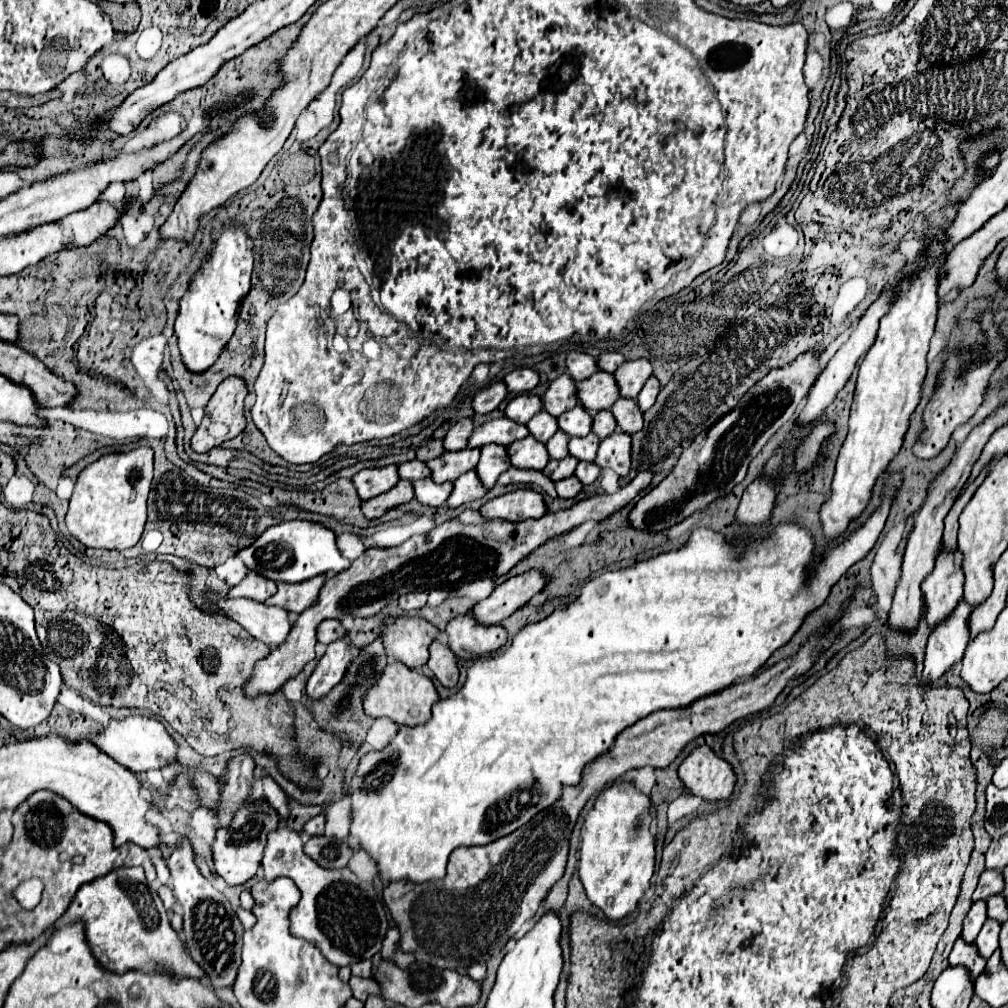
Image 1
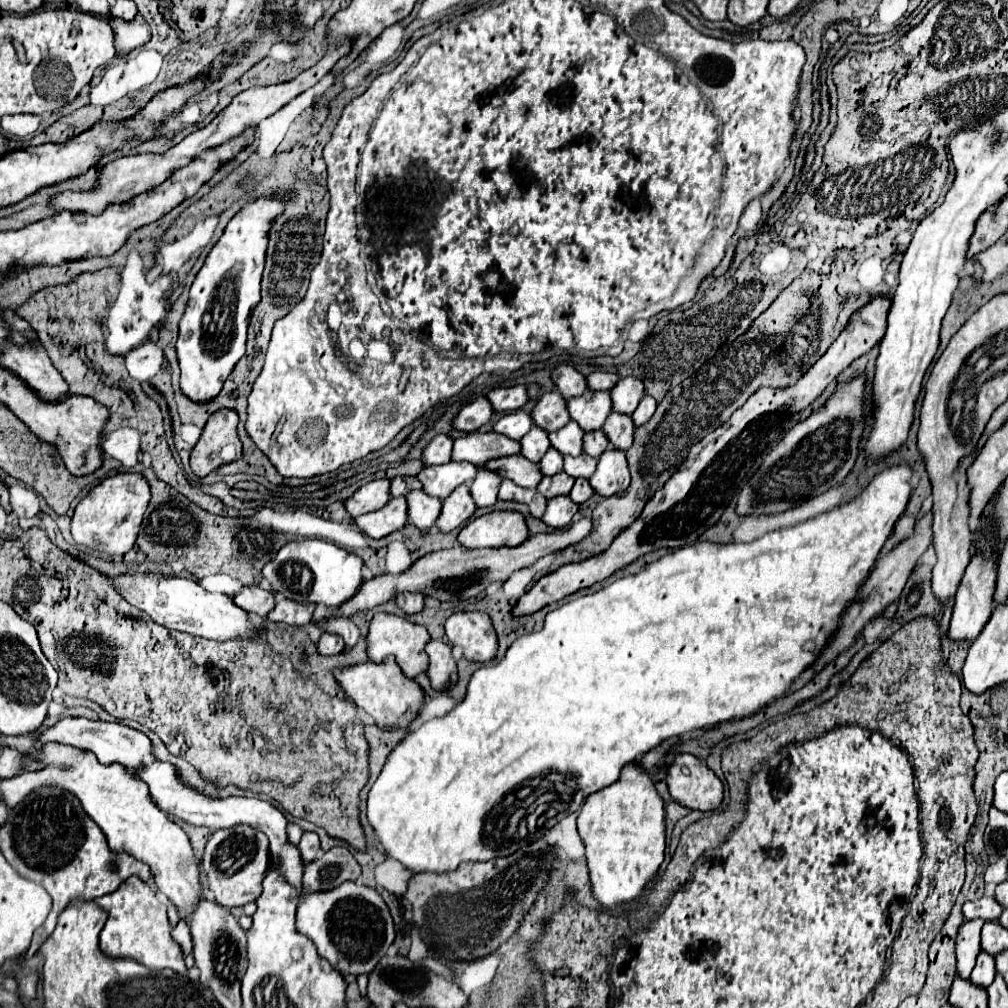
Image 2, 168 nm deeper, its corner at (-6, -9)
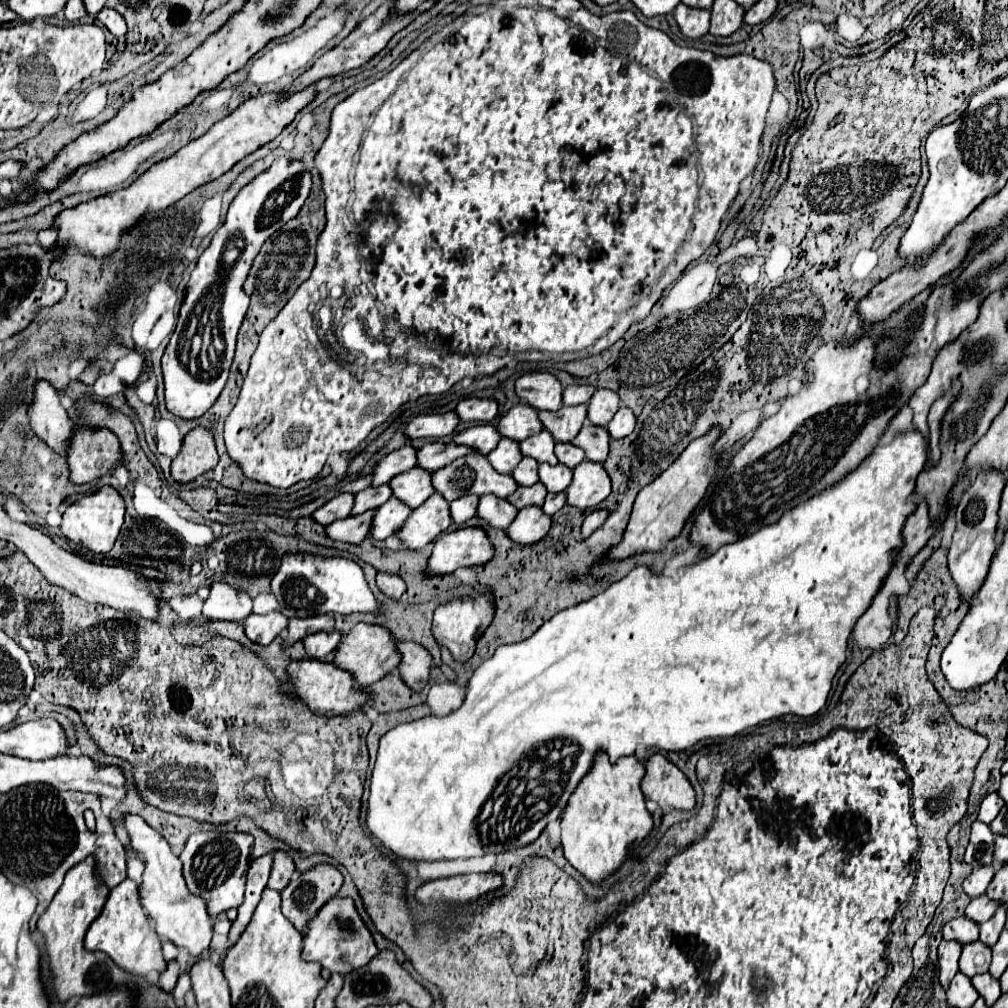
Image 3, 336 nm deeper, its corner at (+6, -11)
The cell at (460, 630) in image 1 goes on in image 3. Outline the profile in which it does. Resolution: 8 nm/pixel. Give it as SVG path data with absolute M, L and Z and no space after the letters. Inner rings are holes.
M479 595L475 599L455 599L447 605L441 605L435 609L433 617L433 635L441 647L447 647L455 661L467 661L475 653L475 643L481 631L489 625L493 619L493 605L489 603L487 595Z

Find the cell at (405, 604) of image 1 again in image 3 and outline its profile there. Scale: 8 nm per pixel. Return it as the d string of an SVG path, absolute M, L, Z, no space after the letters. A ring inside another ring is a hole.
M379 573L379 575L377 575L377 587L379 587L379 591L381 591L385 597L389 597L389 599L393 599L393 601L399 601L401 595L405 593L405 583L403 583L403 579L397 577L397 575L389 575L389 573Z

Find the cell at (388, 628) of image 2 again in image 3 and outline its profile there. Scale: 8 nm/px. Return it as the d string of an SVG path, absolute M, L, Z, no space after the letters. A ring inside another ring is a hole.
M357 623L349 635L339 643L335 663L355 675L355 679L363 685L373 685L379 679L383 679L387 673L399 667L401 653L397 651L397 639L387 631L387 627L381 625L369 625L369 623Z

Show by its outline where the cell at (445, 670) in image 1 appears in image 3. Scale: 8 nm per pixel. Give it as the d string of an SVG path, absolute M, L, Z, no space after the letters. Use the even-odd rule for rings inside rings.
M401 641L397 643L397 647L399 653L403 655L403 661L399 665L399 675L411 689L421 691L431 677L431 667L433 667L431 653L423 645L413 641Z

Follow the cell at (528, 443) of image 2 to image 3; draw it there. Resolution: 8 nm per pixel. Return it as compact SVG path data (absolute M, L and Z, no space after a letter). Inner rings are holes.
M503 437L499 441L499 445L487 455L491 465L501 471L501 473L511 473L517 463L523 459L523 453L521 453L521 447L519 447L519 441L513 441L513 439L507 439Z

